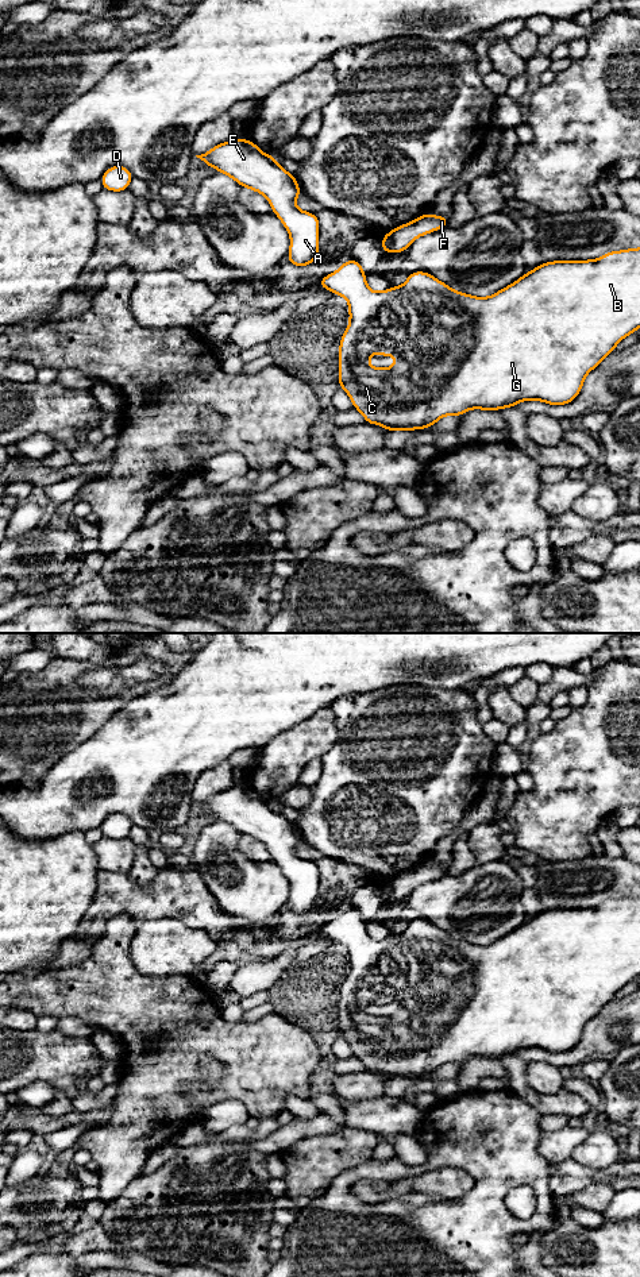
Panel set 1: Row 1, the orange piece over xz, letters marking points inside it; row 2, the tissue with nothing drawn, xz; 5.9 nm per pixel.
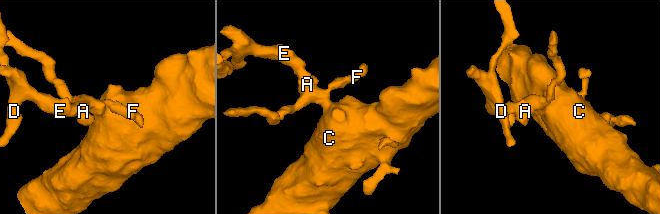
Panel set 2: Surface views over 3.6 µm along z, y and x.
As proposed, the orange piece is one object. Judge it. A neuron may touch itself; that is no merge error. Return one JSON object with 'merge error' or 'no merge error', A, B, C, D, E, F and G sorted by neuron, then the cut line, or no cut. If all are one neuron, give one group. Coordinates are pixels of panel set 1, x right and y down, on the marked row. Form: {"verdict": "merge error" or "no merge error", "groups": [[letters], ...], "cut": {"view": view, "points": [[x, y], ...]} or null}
{"verdict": "no merge error", "groups": [["A", "B", "C", "D", "E", "F", "G"]], "cut": null}

